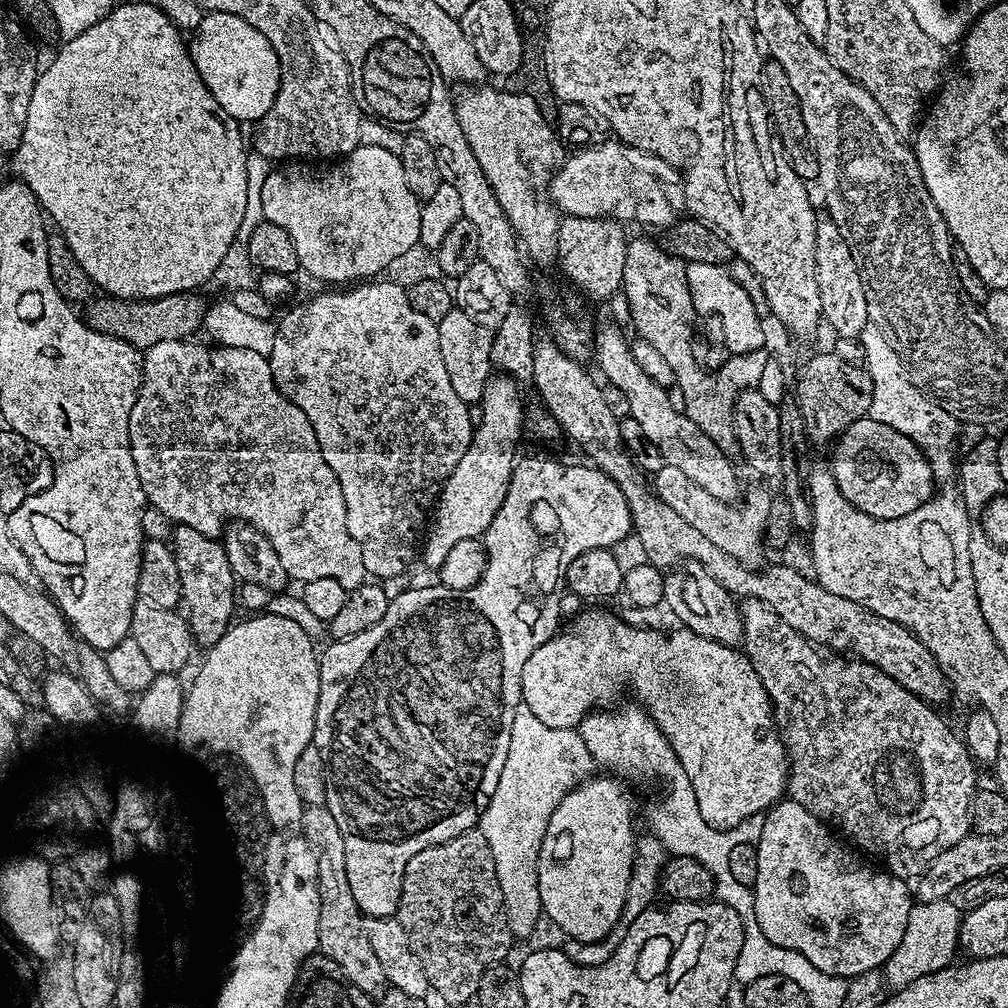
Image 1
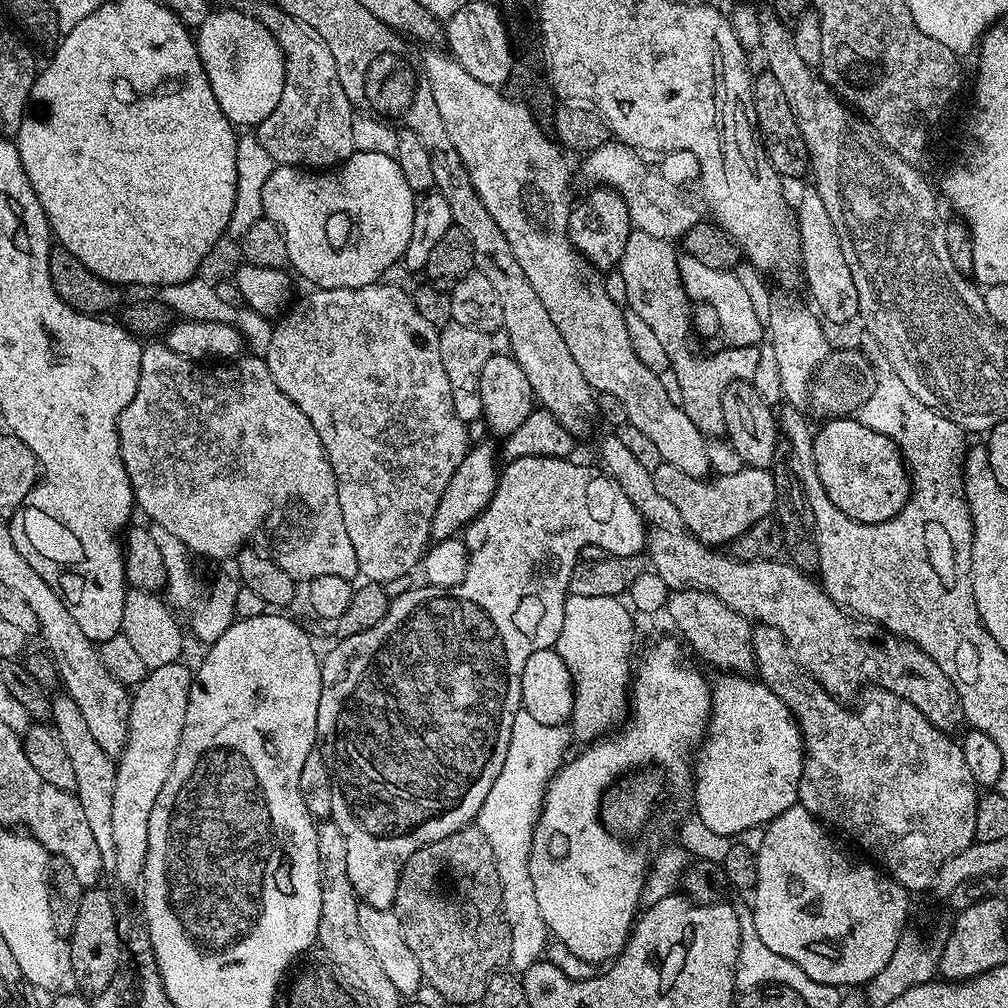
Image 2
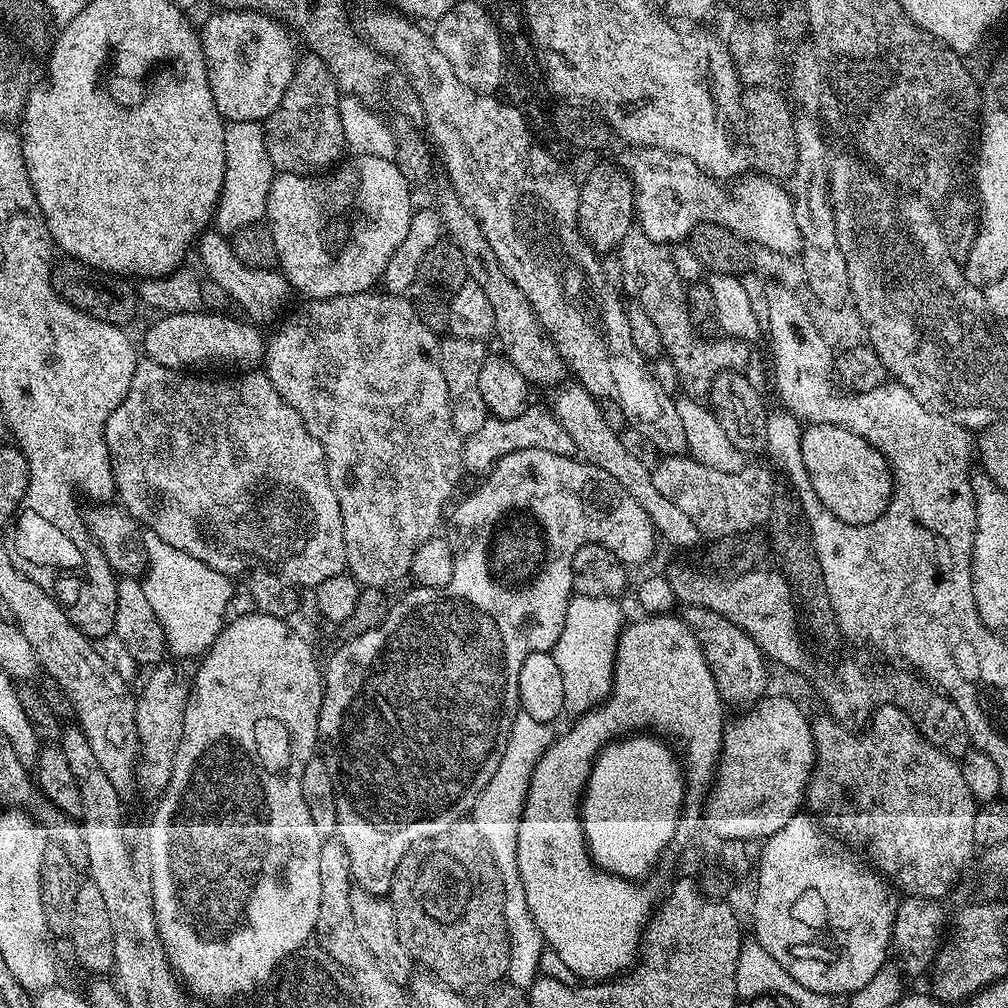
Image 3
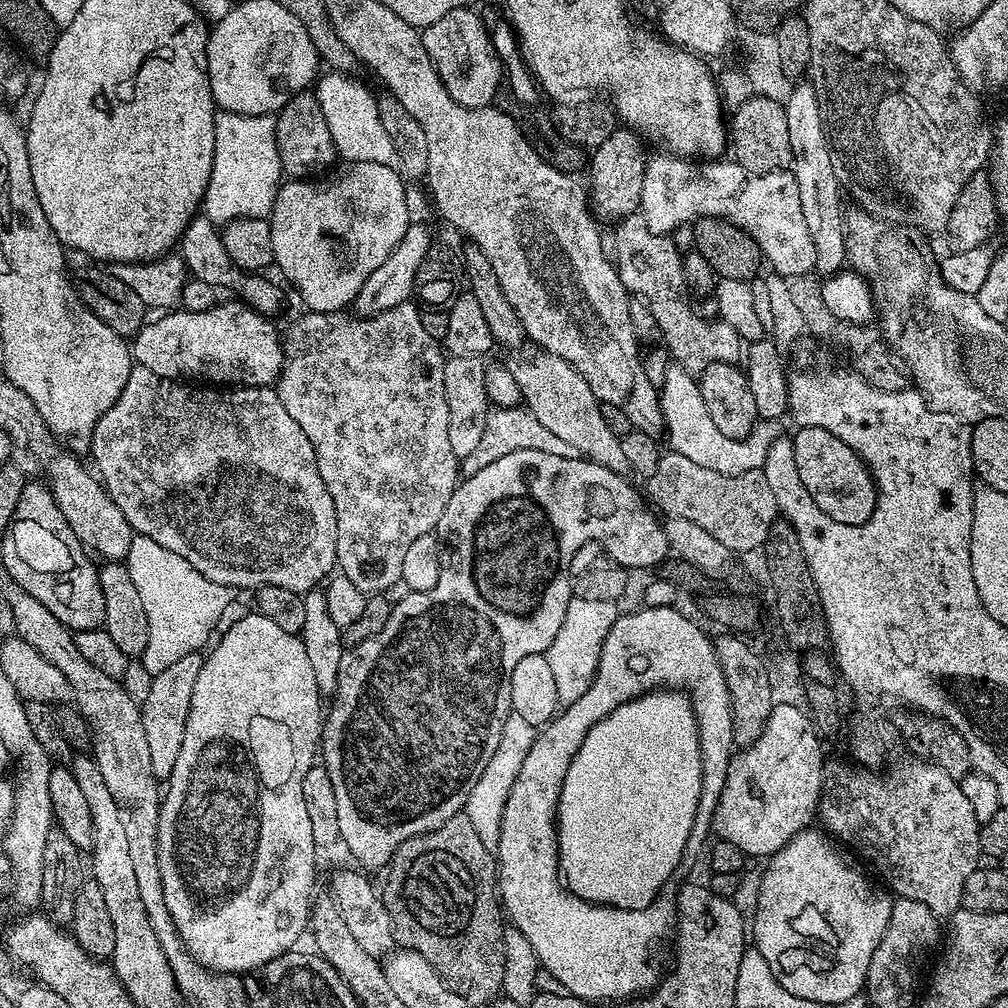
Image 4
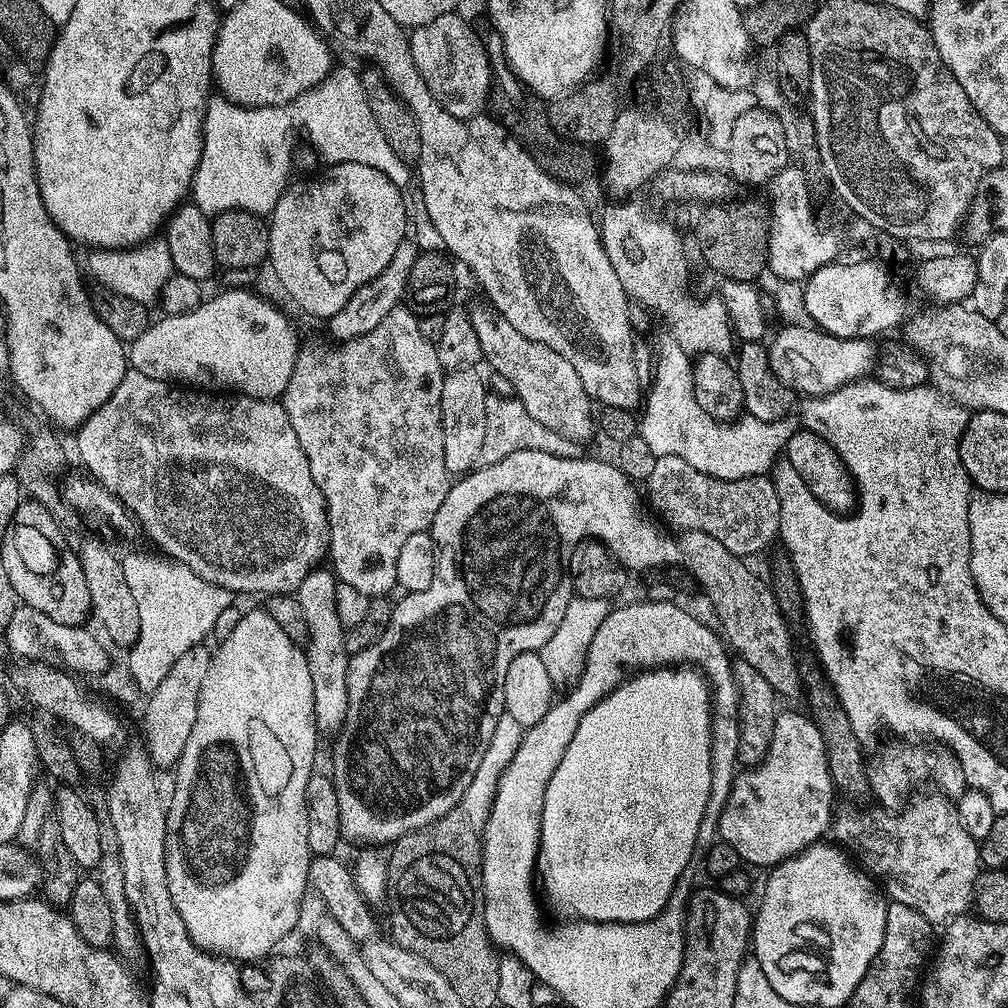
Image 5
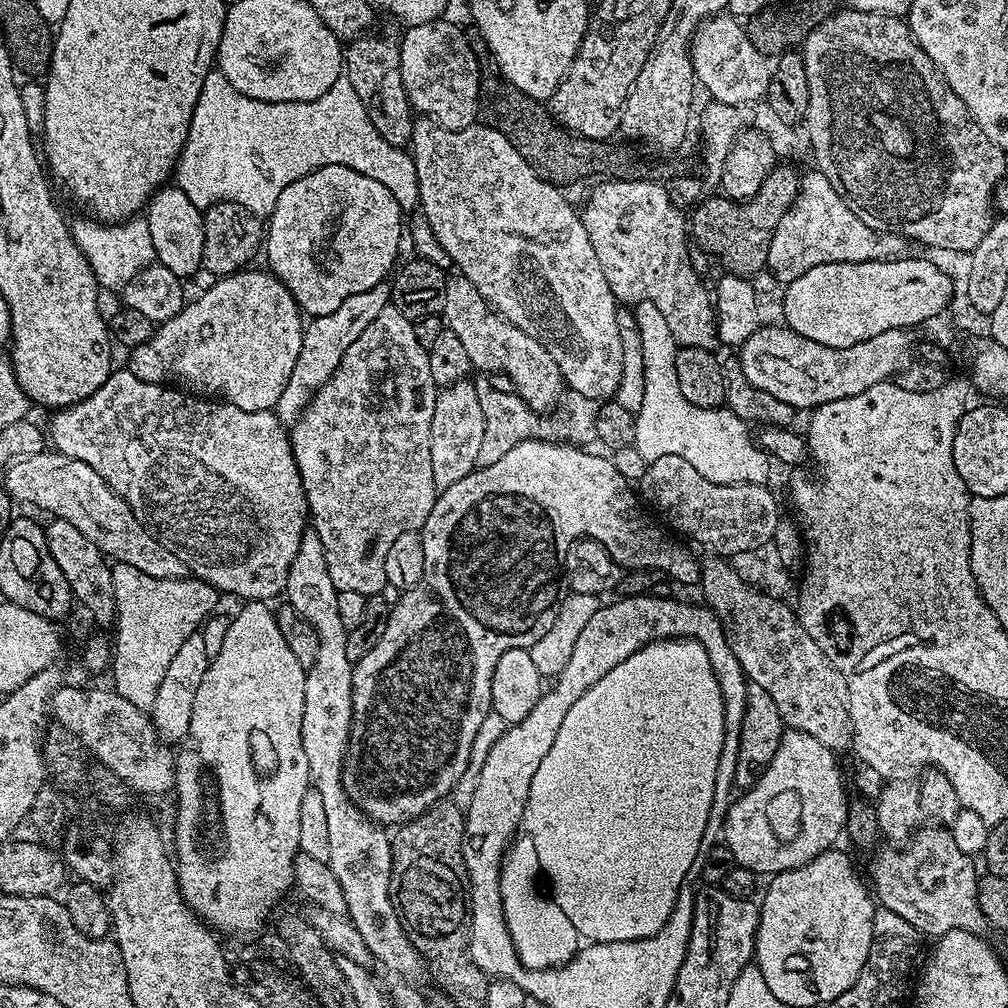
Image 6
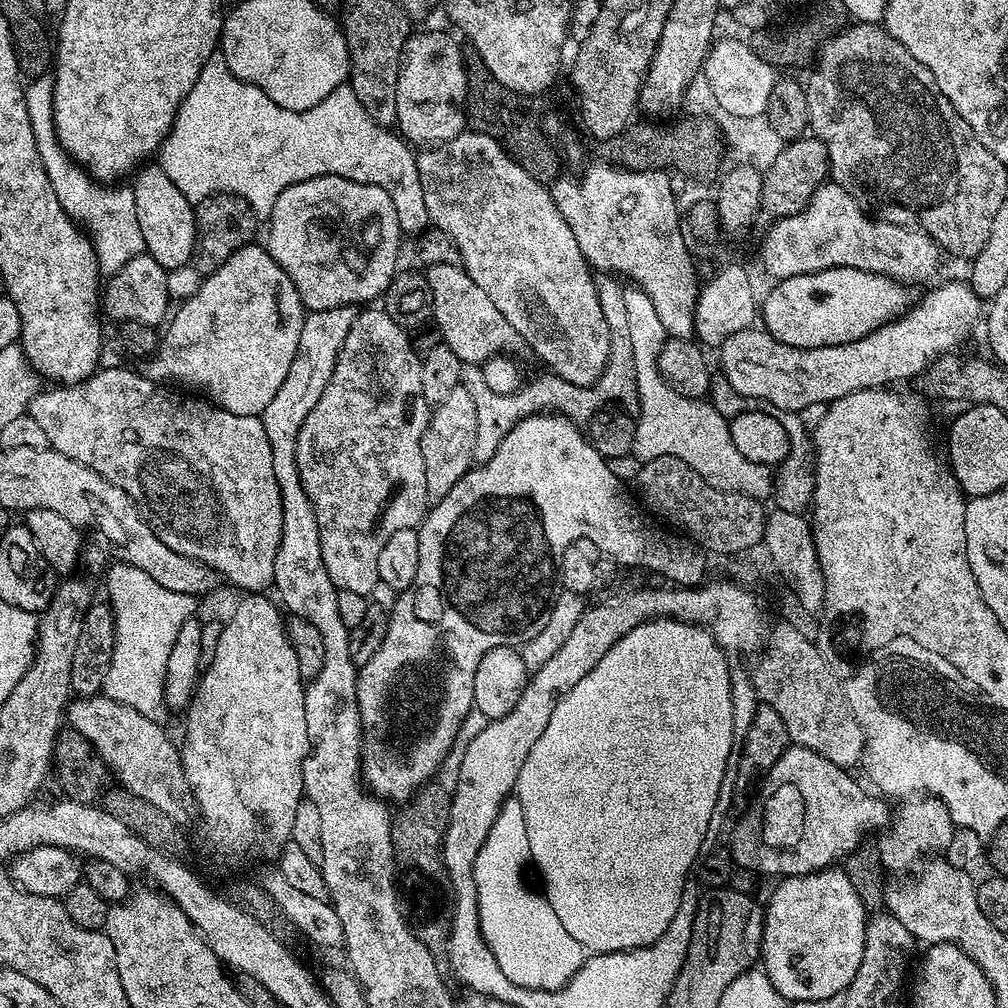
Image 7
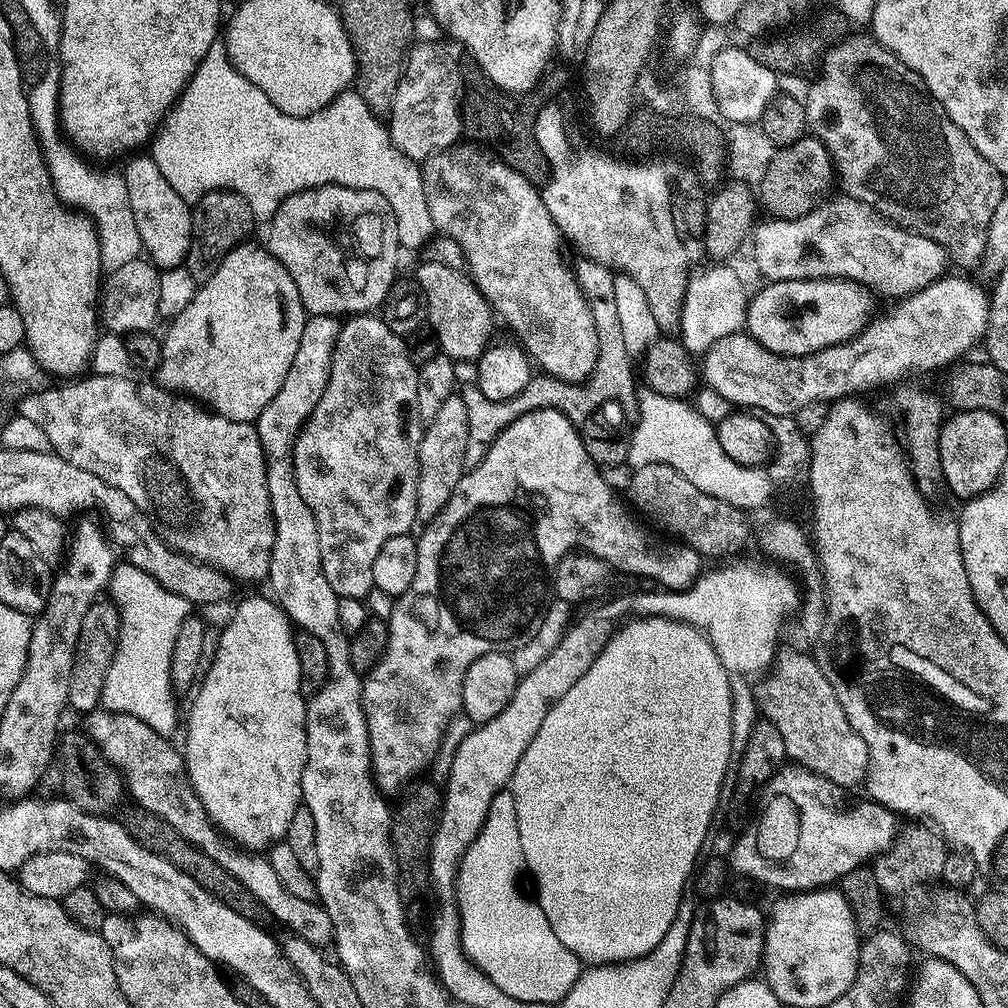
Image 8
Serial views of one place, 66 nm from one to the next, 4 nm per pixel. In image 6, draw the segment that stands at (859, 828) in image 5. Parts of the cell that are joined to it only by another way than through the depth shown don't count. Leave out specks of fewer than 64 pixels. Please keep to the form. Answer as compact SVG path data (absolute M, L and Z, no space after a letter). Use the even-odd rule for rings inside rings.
M921 827L906 846L888 847L892 848L882 849L873 858L870 879L875 899L883 907L902 914L925 937L939 938L950 930L977 934L985 931L986 921L978 906L978 871L972 865L973 857L958 848L947 827Z

